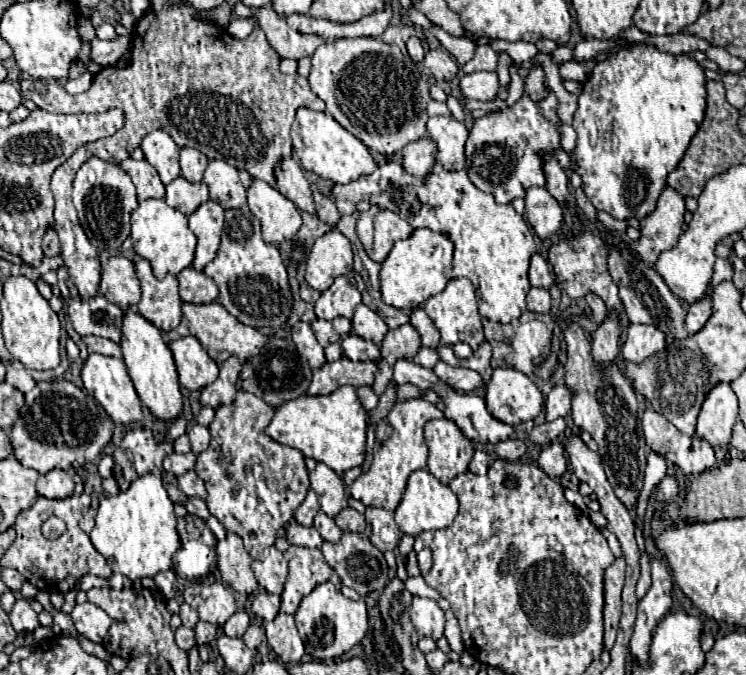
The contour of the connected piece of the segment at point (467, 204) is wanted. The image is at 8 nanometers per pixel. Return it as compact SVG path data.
M390 161L352 183L336 183L332 195L342 215L352 215L358 201L370 201L372 205L398 213L414 229L428 227L446 233L456 245L450 279L466 277L474 283L482 317L506 325L512 319L518 319L526 309L526 293L530 289L528 265L530 257L536 253L532 229L510 203L498 205L492 195L476 189L464 169L446 171L436 163L434 171L426 175L424 181L416 181L416 177L408 175L400 163Z

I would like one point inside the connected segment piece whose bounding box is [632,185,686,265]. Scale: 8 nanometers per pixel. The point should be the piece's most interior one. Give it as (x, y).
(660, 231)

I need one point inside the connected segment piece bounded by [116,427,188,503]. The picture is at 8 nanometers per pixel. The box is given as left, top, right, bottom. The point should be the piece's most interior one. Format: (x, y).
(141, 453)

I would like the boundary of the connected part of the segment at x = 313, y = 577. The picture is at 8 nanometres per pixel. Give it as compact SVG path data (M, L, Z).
M290 545L288 549L288 579L284 585L282 593L282 613L294 615L300 601L312 593L312 589L320 583L332 581L334 587L340 591L342 581L334 573L332 567L326 565L320 549L308 549L308 547L298 547Z

